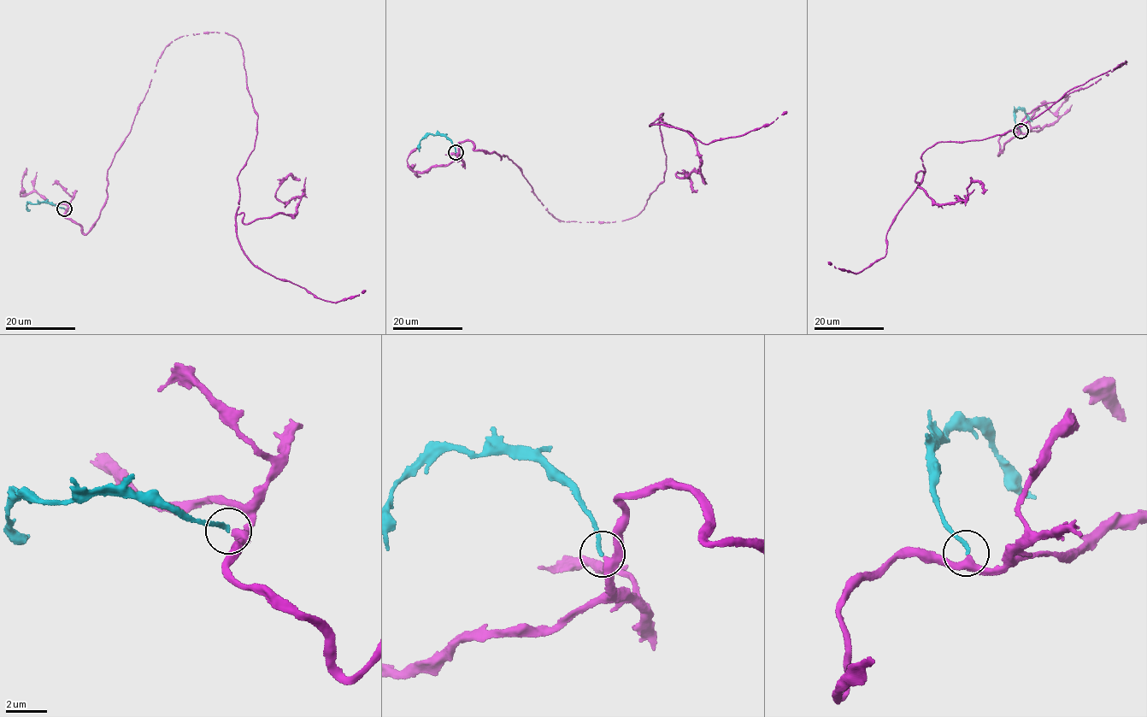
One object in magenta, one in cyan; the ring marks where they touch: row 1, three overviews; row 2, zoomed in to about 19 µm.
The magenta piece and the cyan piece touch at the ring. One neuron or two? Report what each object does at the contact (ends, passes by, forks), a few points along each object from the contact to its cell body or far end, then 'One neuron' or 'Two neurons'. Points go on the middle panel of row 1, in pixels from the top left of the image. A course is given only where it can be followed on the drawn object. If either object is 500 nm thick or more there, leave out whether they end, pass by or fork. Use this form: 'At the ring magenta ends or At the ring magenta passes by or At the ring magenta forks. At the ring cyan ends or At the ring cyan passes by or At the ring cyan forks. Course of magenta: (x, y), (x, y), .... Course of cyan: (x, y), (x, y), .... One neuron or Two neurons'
At the ring magenta passes by. At the ring cyan ends. Course of magenta: (456, 153), (505, 155), (563, 221), (622, 221), (664, 180), (662, 113), (649, 126), (708, 144), (787, 112). Course of cyan: (455, 152), (446, 137), (428, 133), (420, 142), (419, 151). One neuron

